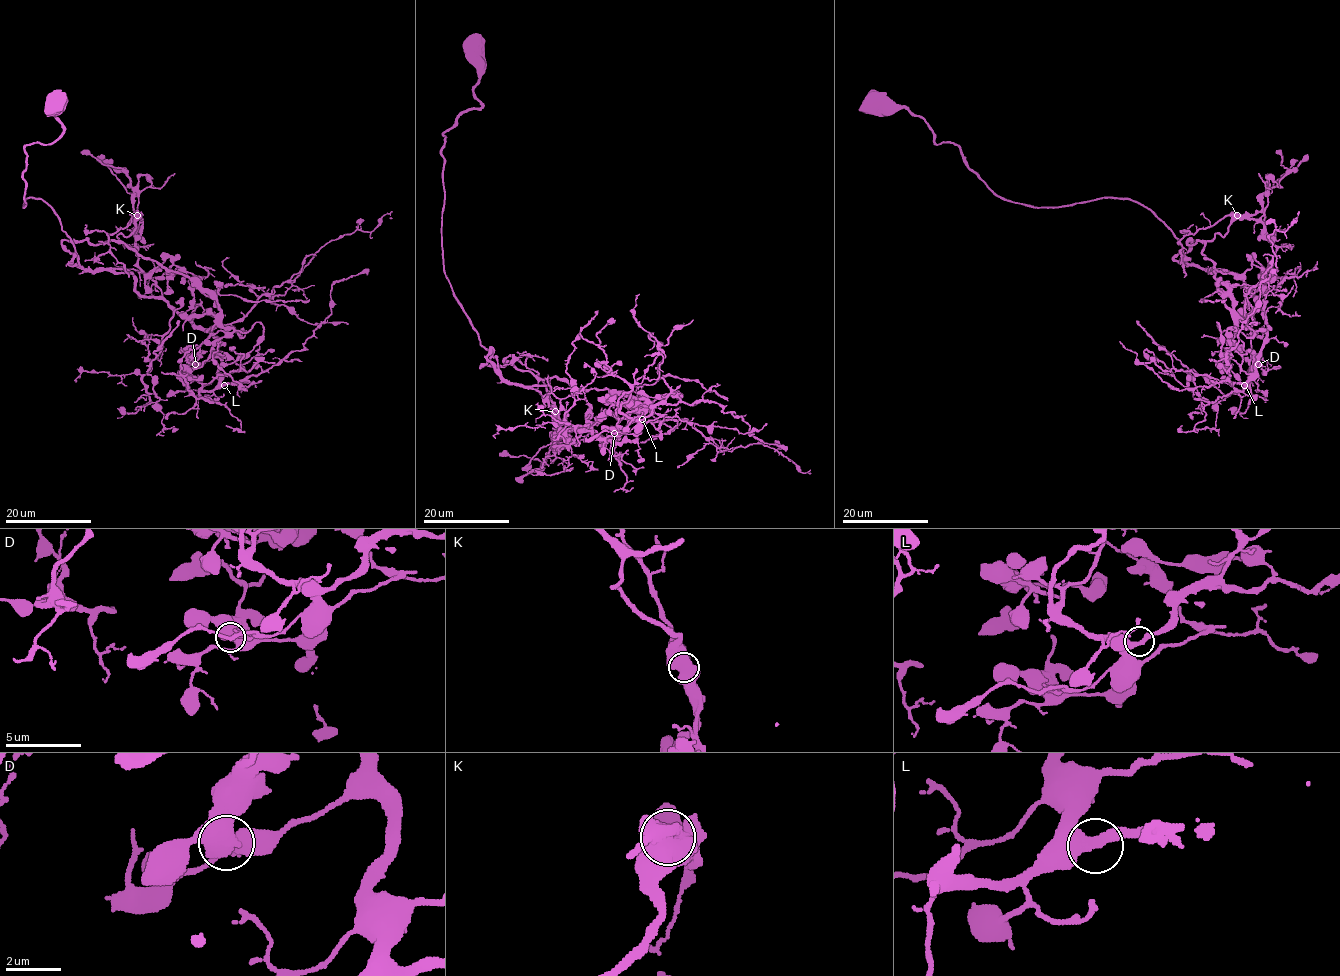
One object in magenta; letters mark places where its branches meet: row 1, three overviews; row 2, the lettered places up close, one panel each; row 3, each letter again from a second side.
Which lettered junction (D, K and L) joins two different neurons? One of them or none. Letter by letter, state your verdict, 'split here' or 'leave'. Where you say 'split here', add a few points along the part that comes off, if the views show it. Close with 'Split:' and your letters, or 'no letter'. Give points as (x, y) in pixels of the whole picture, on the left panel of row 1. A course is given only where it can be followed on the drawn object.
D: leave
K: leave
L: leave
Split: no letter

